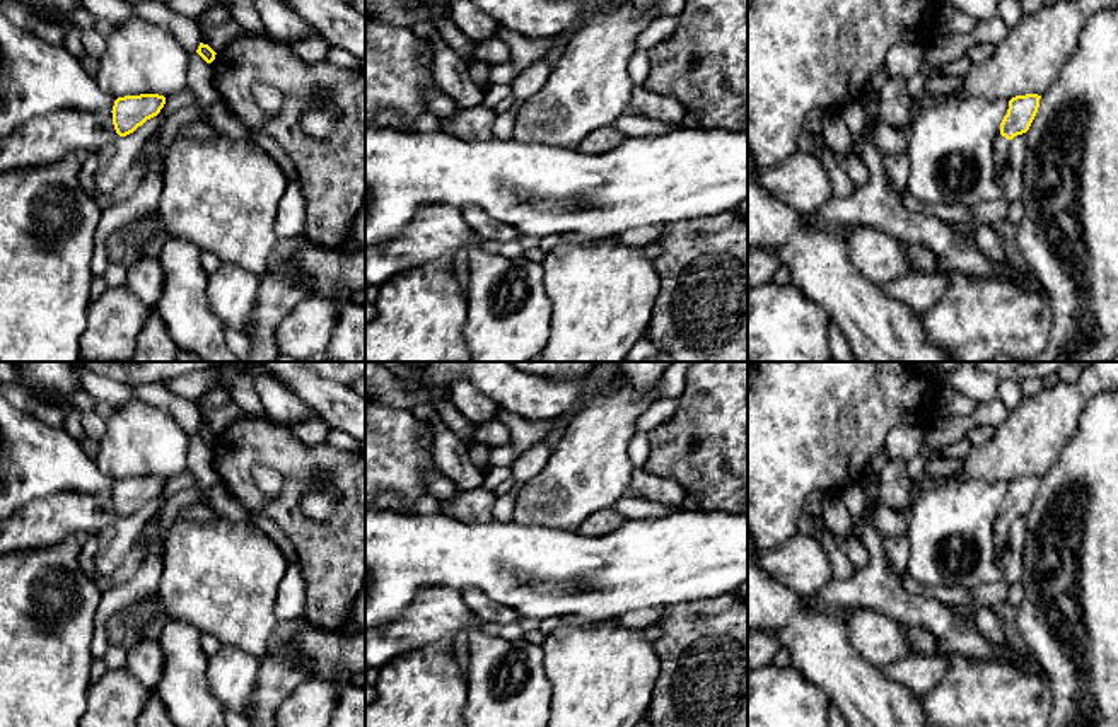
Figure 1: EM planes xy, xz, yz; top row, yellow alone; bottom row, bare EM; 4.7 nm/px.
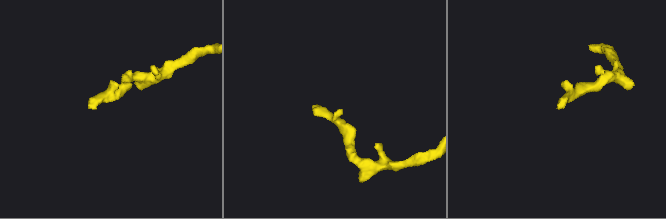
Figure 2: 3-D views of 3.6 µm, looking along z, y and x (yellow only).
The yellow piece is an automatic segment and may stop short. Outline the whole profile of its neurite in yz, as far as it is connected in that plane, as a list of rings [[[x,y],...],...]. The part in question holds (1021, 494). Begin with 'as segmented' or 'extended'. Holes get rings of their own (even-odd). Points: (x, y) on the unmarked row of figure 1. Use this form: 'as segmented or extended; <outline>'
extended; [[[1026,476],[1016,478],[1009,483],[1007,497],[1000,505],[1000,512],[993,526],[995,561],[999,568],[1002,568],[1002,556],[1009,546],[1010,522],[1029,512],[1038,495],[1039,481],[1041,478],[1038,476]]]

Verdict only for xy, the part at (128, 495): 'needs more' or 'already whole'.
already whole

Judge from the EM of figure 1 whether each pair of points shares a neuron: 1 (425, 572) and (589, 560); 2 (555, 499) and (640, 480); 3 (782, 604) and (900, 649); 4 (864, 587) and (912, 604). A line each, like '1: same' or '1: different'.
1: same
2: different
3: different
4: same

